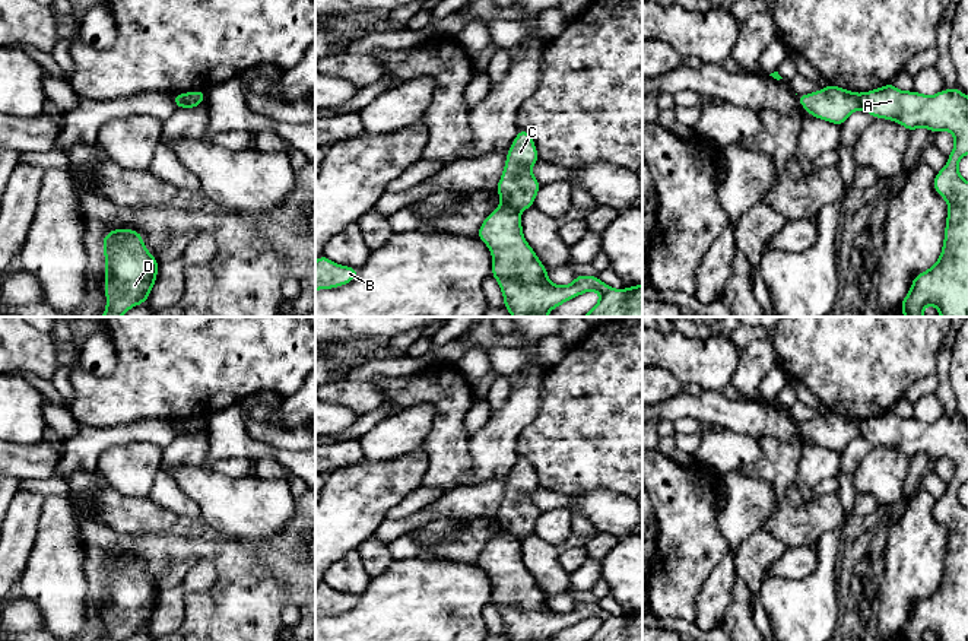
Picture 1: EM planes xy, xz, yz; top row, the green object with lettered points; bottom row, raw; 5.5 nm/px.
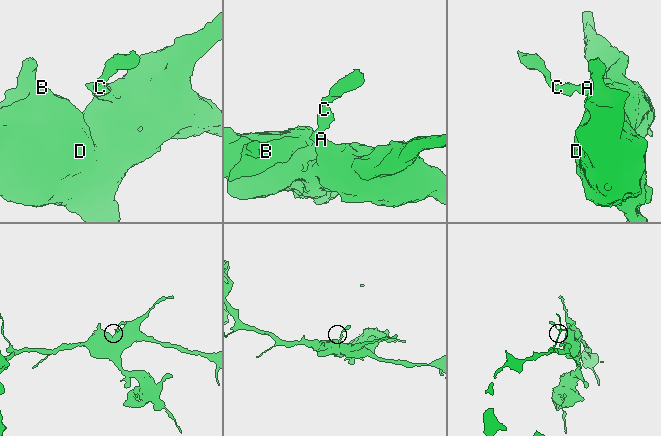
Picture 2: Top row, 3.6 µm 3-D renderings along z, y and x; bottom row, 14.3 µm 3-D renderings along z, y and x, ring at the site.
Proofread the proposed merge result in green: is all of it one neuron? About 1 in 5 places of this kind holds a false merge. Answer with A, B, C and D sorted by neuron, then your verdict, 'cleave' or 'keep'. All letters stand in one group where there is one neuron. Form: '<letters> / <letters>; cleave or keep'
A B D / C; cleave

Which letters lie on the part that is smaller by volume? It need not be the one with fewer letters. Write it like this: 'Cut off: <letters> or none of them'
Cut off: C

